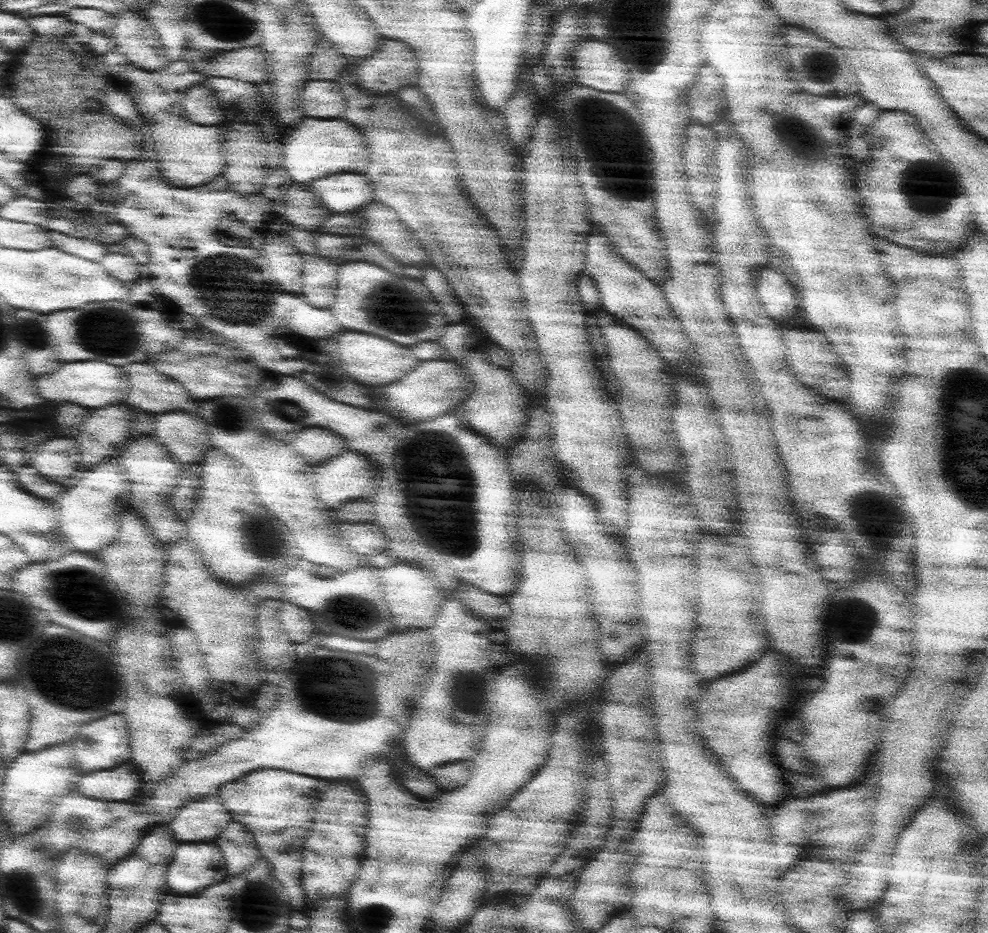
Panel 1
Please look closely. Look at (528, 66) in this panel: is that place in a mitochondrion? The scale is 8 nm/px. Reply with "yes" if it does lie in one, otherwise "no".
no

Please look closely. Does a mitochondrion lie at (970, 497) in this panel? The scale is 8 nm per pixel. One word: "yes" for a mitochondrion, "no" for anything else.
yes

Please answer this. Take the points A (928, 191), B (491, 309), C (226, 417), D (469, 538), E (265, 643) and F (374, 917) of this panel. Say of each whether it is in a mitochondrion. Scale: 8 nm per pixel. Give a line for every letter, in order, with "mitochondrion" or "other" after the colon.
A: mitochondrion
B: other
C: mitochondrion
D: mitochondrion
E: other
F: mitochondrion

